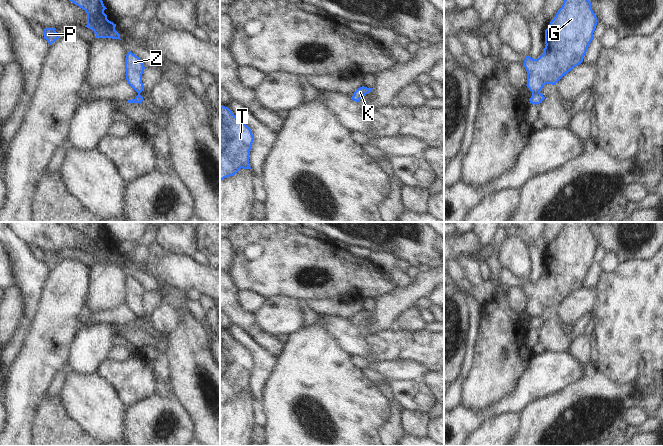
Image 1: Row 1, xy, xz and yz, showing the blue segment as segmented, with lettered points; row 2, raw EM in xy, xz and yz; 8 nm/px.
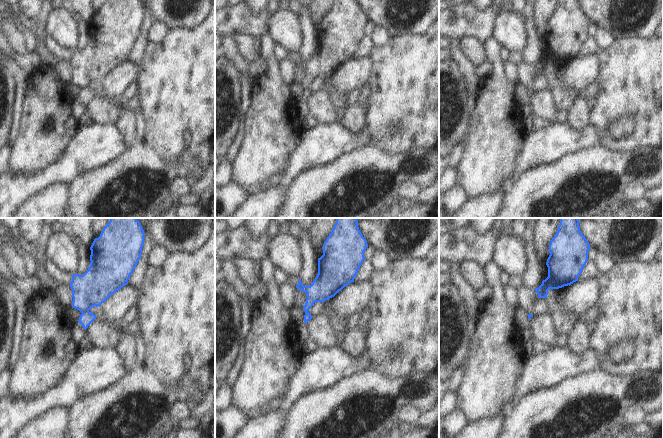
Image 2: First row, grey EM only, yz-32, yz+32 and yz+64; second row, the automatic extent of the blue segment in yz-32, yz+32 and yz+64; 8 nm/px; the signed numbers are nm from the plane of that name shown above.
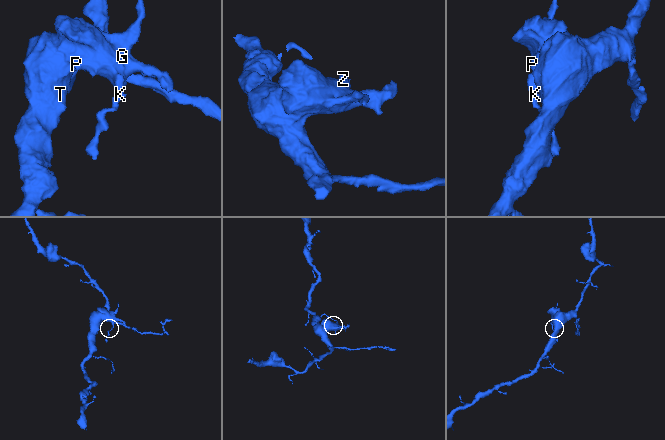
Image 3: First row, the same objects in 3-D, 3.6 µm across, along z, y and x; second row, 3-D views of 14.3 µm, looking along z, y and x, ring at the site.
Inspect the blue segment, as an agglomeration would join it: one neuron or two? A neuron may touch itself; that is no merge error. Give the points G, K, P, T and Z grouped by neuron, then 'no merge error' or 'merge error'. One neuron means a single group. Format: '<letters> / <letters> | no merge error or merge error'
G P T Z / K | merge error

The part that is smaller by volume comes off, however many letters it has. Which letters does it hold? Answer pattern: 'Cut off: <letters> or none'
Cut off: K

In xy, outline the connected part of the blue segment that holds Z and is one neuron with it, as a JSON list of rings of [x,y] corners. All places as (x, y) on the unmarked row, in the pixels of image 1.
[[[130,274],[125,283],[126,304],[128,308],[140,318],[143,314],[142,298],[144,296],[144,289],[140,282],[133,278]]]

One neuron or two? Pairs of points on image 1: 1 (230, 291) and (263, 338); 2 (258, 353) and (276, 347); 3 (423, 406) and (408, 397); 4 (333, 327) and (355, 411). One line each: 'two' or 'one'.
1: one
2: two
3: one
4: two

